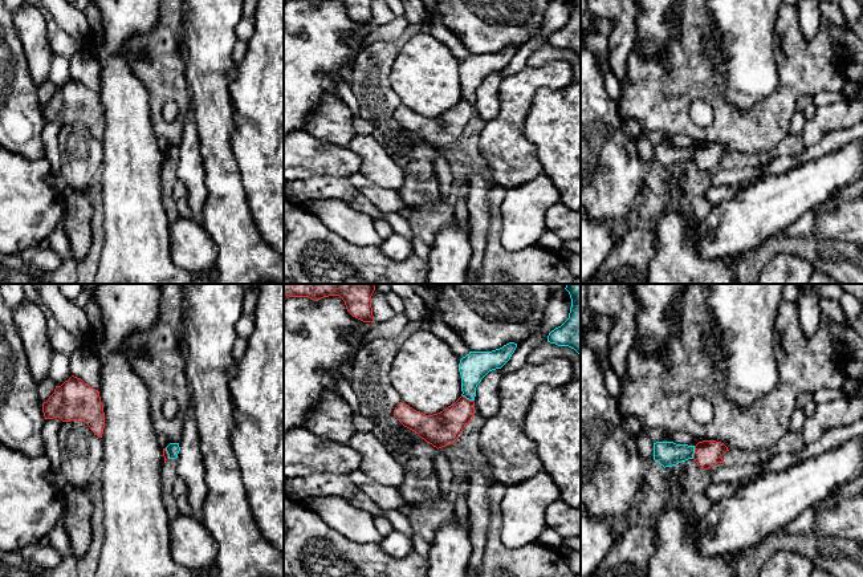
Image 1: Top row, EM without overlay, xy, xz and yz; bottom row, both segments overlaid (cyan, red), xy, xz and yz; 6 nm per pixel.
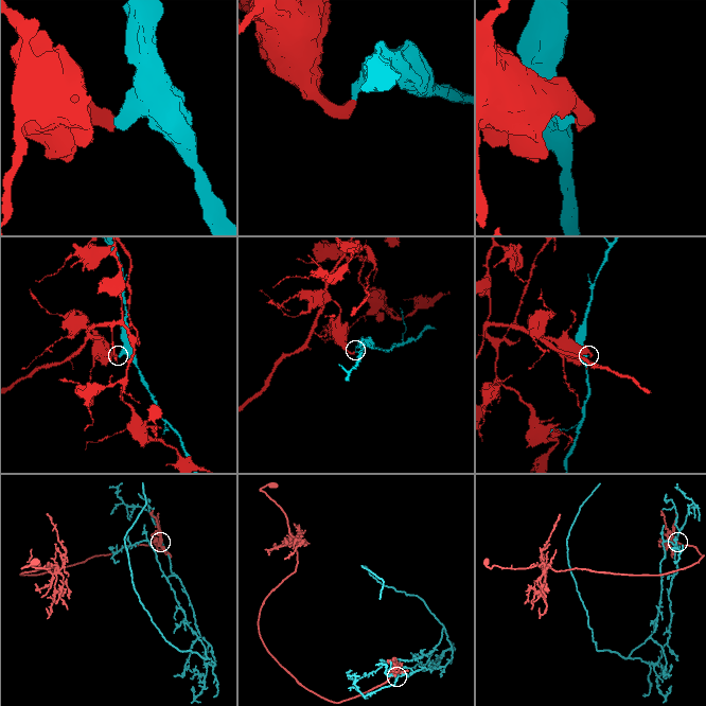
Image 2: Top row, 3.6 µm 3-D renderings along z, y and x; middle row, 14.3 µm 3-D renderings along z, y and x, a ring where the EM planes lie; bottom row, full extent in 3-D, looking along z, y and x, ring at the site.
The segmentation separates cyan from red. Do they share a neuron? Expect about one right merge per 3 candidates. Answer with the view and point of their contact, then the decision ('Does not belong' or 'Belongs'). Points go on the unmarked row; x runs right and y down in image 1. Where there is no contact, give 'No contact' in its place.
Touches cyan at yz (693, 155). Does not belong

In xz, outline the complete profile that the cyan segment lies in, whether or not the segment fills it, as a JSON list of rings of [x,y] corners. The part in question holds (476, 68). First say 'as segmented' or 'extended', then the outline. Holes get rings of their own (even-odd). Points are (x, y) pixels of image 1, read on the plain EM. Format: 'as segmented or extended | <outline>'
as segmented | [[[509,45],[492,54],[469,54],[460,62],[459,74],[461,78],[463,99],[475,103],[476,90],[492,73],[501,72],[512,60],[517,46]]]

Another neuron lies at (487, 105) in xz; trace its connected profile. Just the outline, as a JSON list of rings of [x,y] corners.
[[[501,72],[492,73],[476,90],[475,113],[483,123],[493,119],[500,111],[498,88],[502,78]]]

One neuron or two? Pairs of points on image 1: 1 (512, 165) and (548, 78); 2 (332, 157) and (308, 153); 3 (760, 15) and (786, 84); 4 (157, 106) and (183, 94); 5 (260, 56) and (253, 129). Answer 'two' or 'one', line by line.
1: one
2: one
3: two
4: one
5: one

